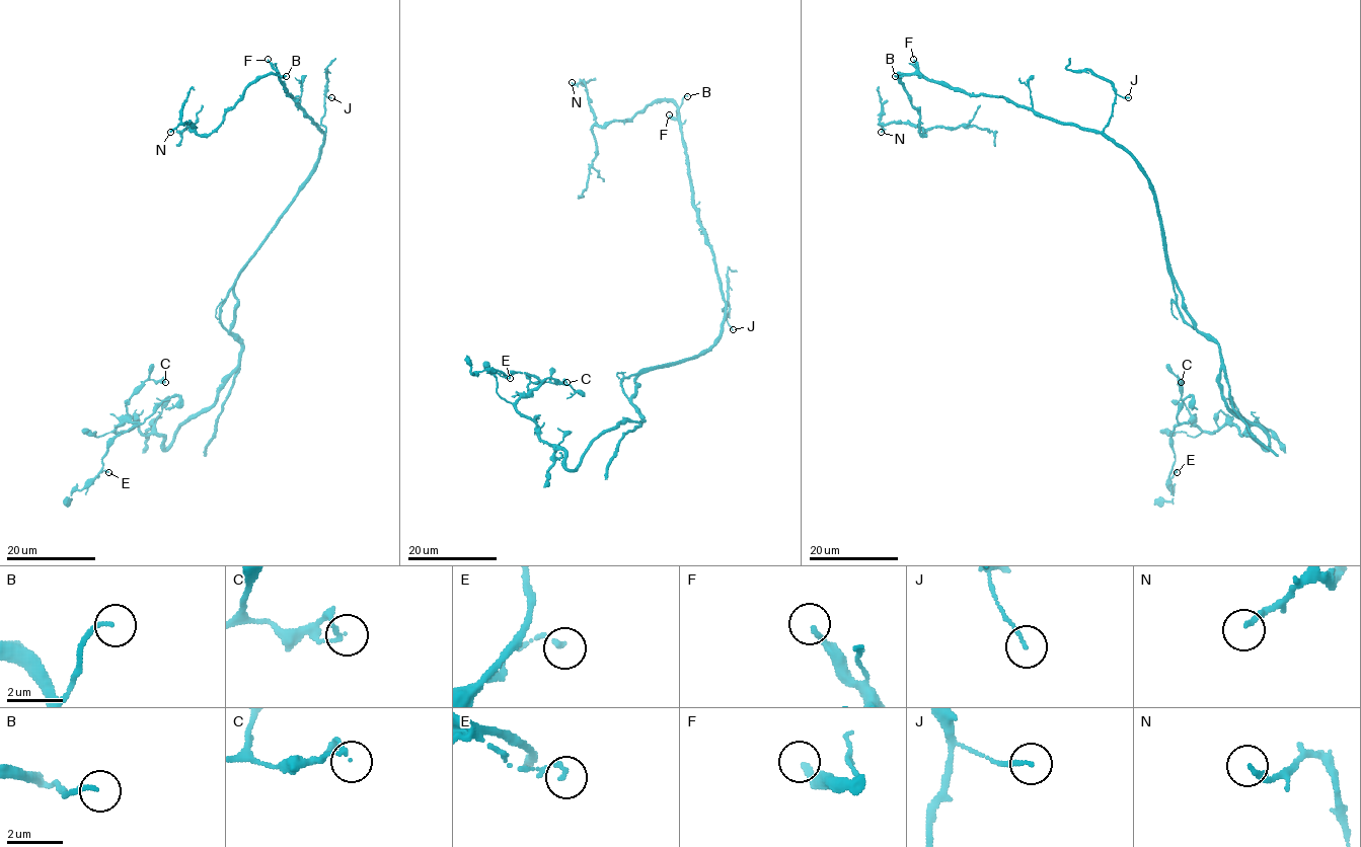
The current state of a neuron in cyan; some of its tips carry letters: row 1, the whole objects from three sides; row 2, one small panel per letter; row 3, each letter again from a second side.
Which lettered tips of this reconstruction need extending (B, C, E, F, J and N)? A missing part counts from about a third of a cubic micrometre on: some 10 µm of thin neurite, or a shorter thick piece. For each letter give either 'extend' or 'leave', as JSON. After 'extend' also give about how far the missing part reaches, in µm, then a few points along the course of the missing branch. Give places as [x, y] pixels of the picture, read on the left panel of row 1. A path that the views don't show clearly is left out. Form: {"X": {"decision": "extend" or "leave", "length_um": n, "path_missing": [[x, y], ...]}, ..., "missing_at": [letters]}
{"B": {"decision": "leave"}, "C": {"decision": "leave"}, "E": {"decision": "leave"}, "F": {"decision": "extend", "length_um": 40, "path_missing": [[268, 59], [275, 44], [297, 34], [323, 7], [336, 4]]}, "J": {"decision": "leave"}, "N": {"decision": "leave"}, "missing_at": ["F"]}

